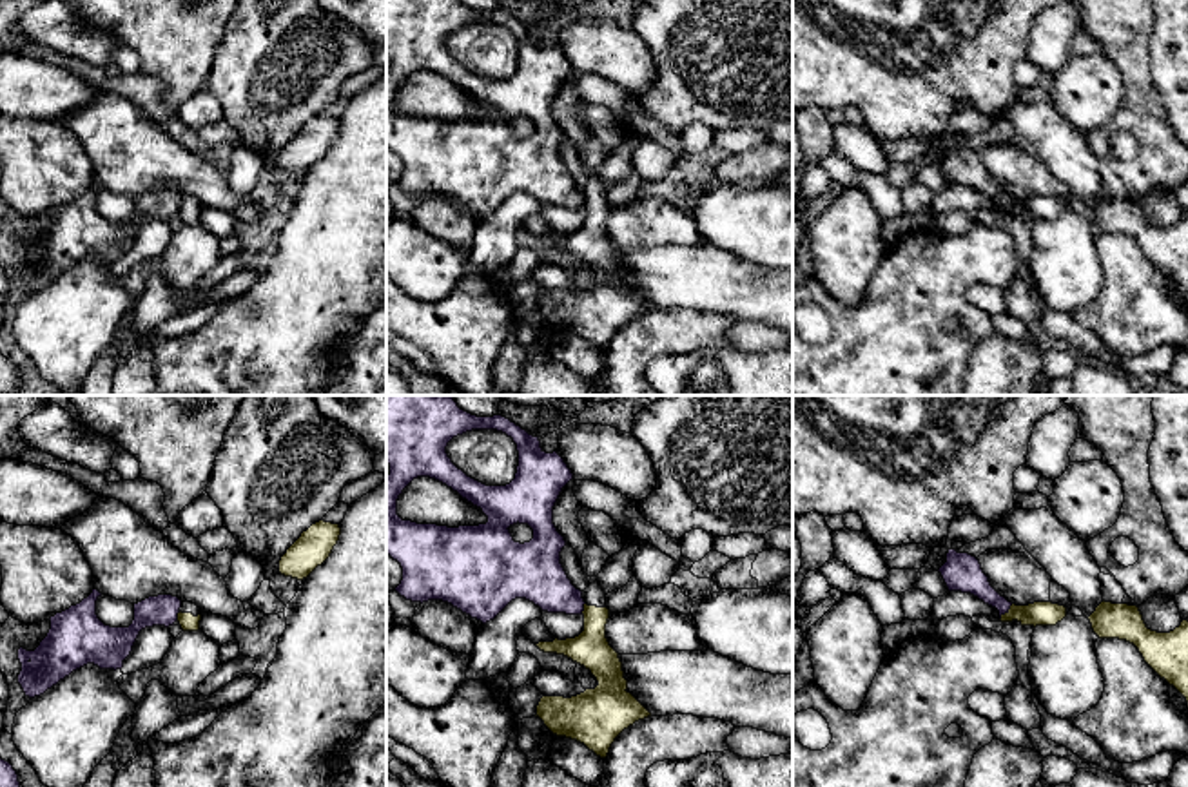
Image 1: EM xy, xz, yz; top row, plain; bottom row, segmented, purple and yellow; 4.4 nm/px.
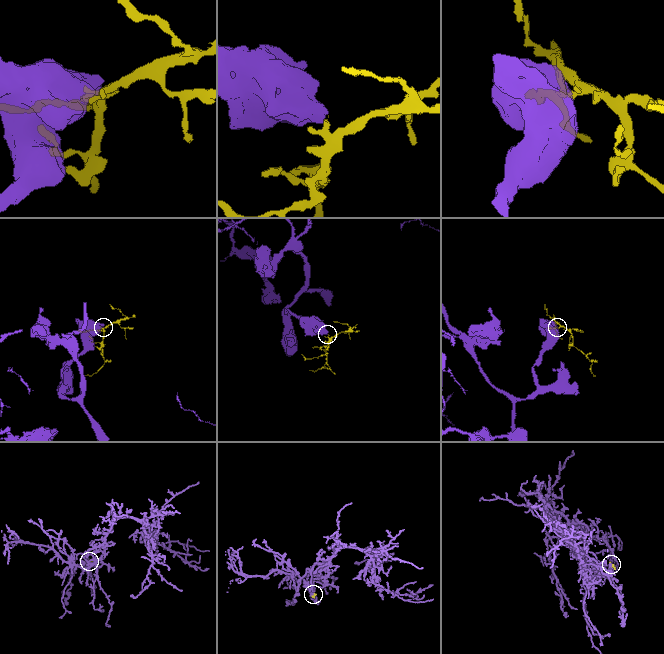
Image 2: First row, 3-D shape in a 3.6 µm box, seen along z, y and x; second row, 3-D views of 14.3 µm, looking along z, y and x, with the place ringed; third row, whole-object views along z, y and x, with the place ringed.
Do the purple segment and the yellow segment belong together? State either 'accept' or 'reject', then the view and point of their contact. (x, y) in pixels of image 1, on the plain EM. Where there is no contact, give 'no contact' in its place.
reject; contact yz (1007, 205)

